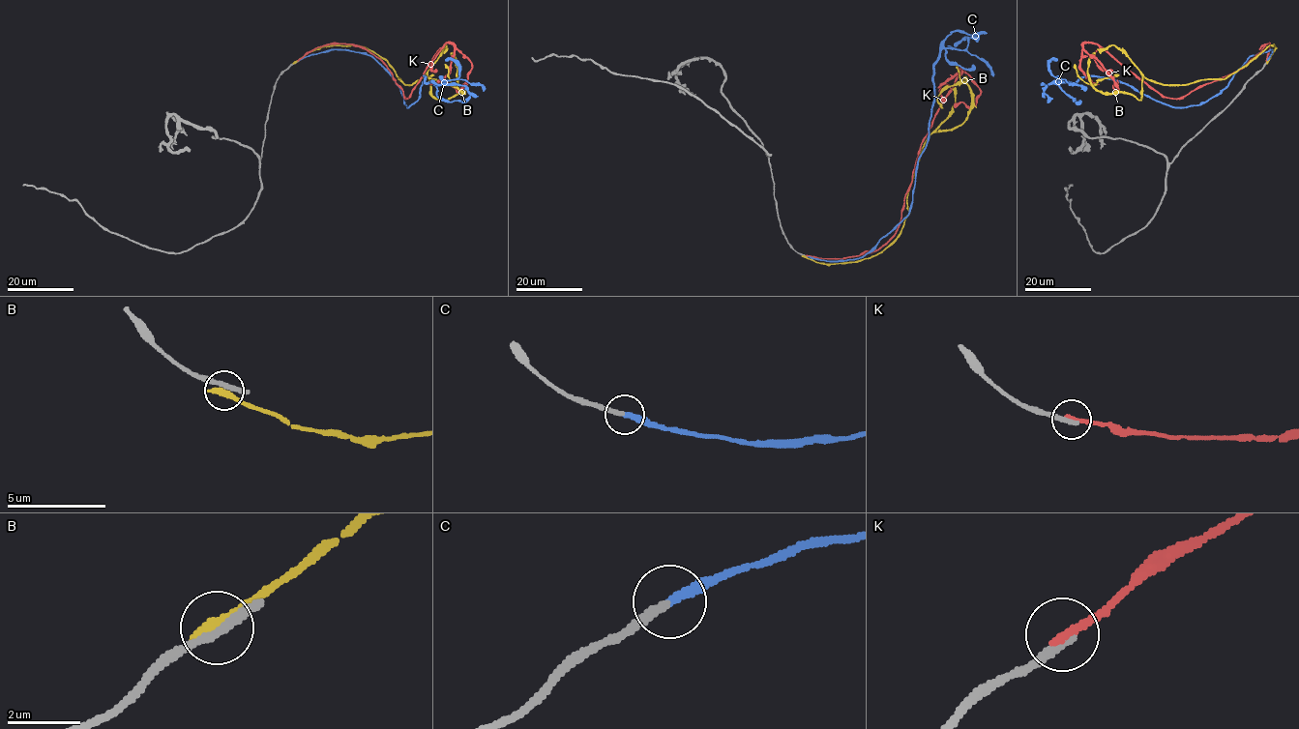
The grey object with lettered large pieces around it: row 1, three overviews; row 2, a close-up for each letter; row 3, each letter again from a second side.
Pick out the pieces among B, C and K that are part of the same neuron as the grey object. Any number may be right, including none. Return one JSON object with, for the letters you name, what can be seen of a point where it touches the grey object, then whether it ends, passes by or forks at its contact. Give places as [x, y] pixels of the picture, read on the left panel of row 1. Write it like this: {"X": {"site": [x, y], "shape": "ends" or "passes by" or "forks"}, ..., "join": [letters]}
{"C": {"site": [300, 59], "shape": "ends"}, "join": ["C"]}

